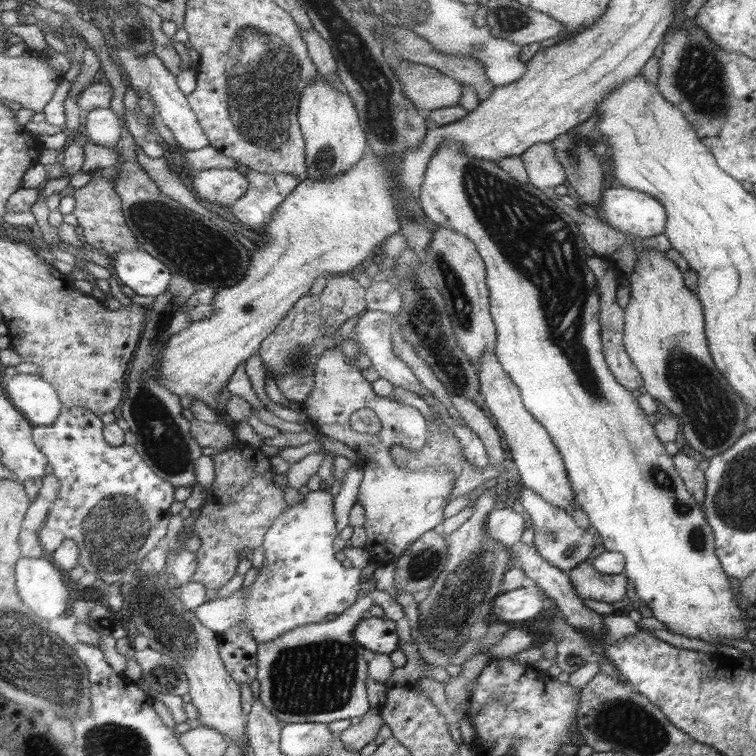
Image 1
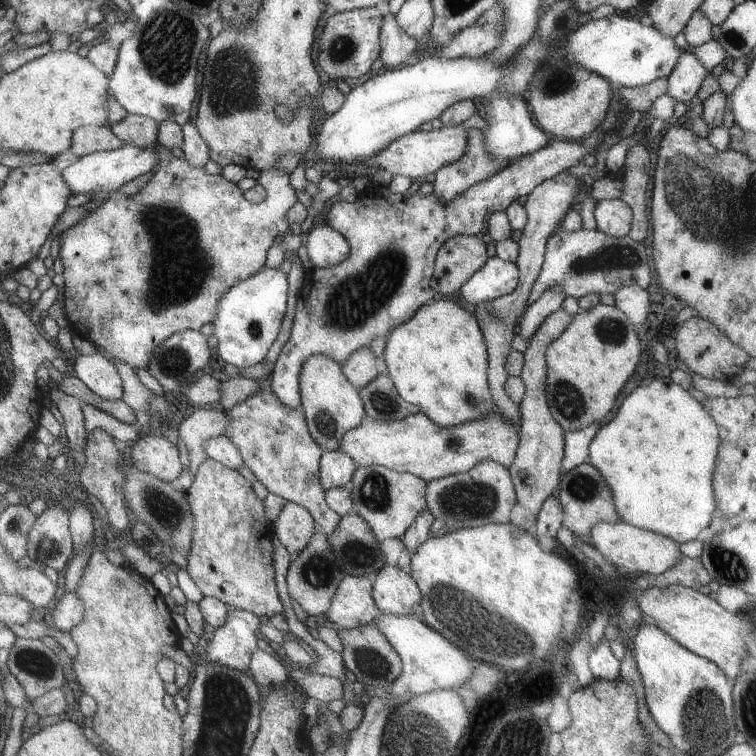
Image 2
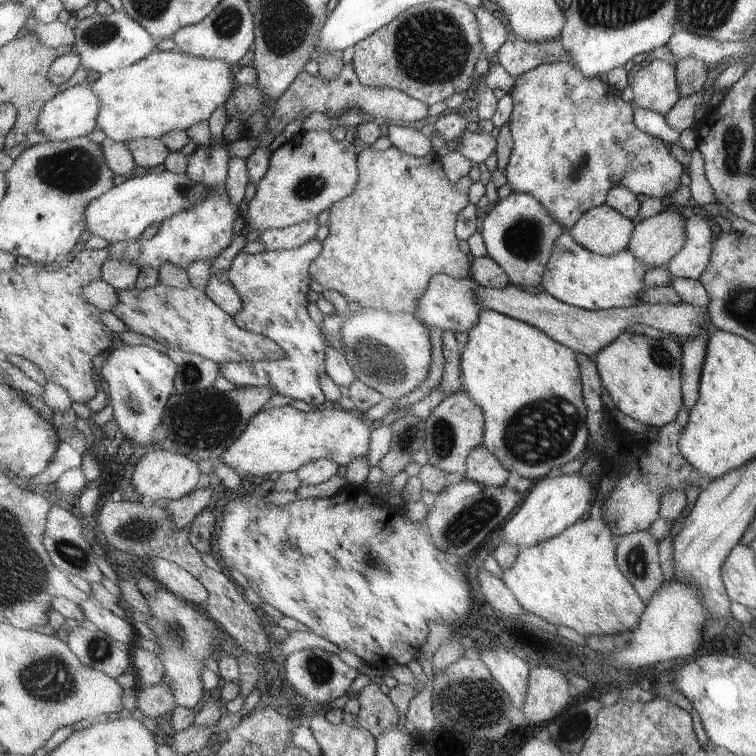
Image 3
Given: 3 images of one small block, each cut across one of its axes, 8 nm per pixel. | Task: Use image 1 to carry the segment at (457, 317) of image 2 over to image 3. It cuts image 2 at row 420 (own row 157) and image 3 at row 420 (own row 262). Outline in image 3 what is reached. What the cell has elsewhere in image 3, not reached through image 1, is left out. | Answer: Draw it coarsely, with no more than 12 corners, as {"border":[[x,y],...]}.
{"border":[[483,310],[463,388],[537,480],[585,450],[571,348]]}

